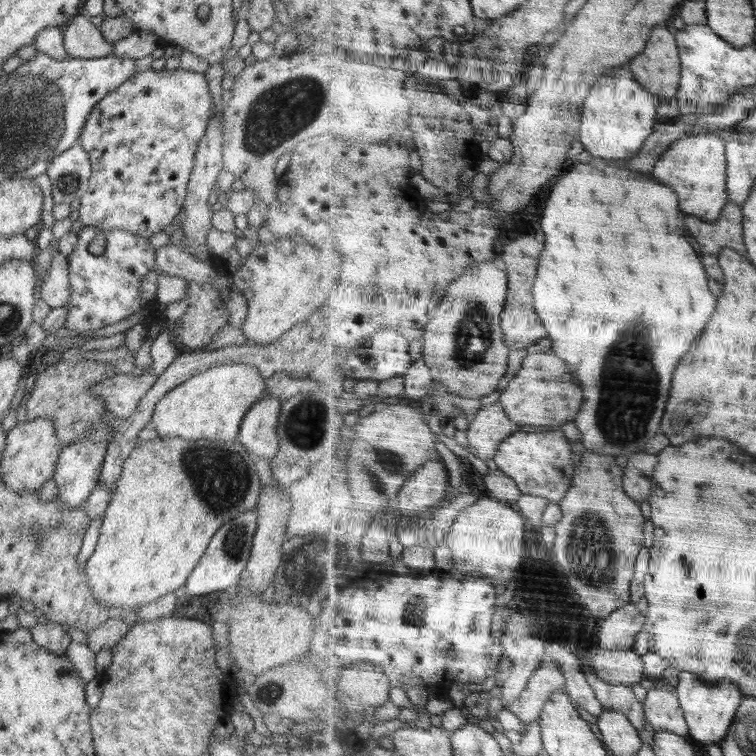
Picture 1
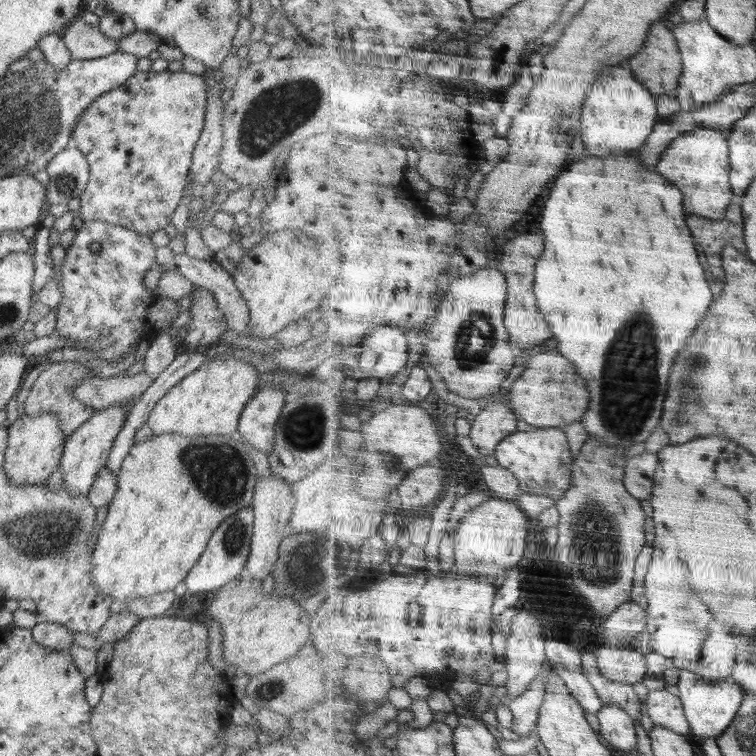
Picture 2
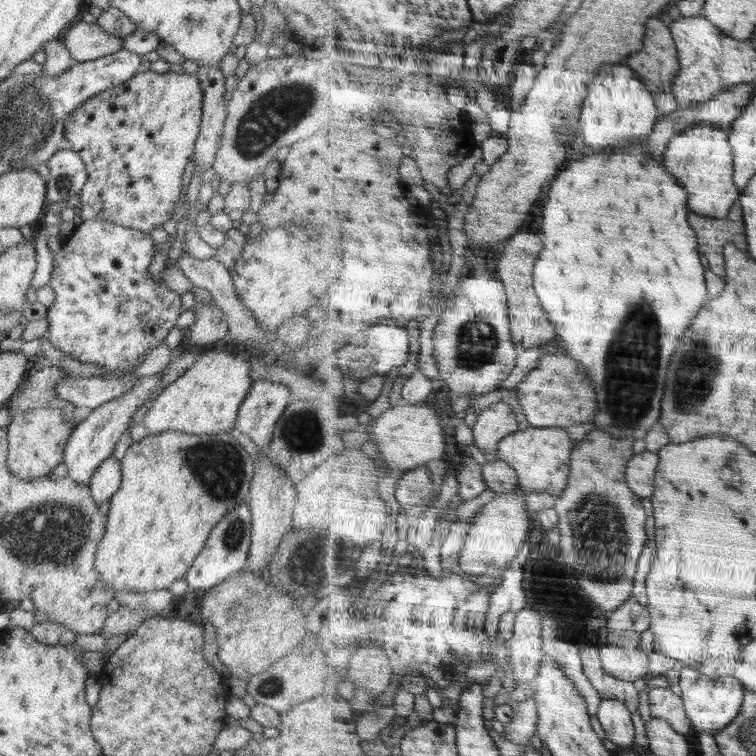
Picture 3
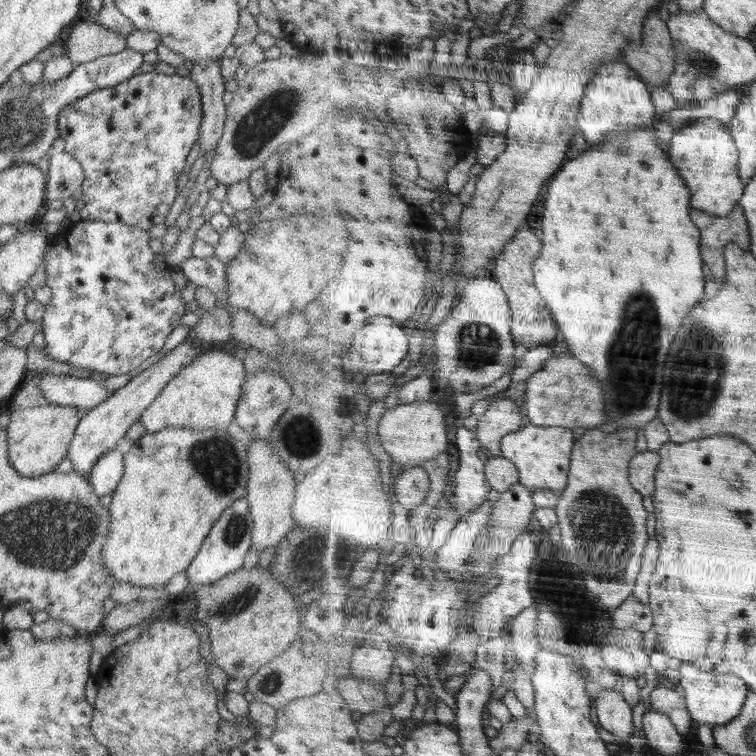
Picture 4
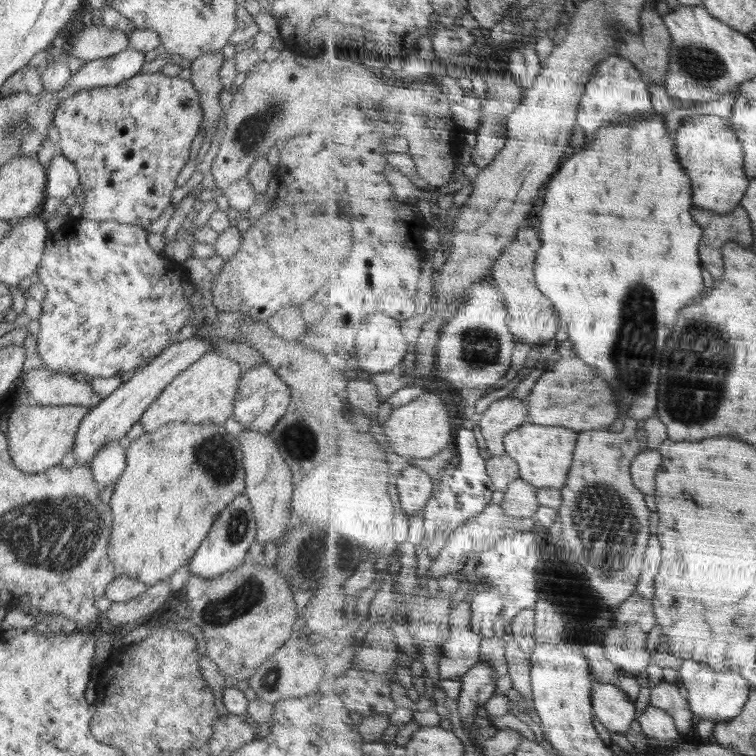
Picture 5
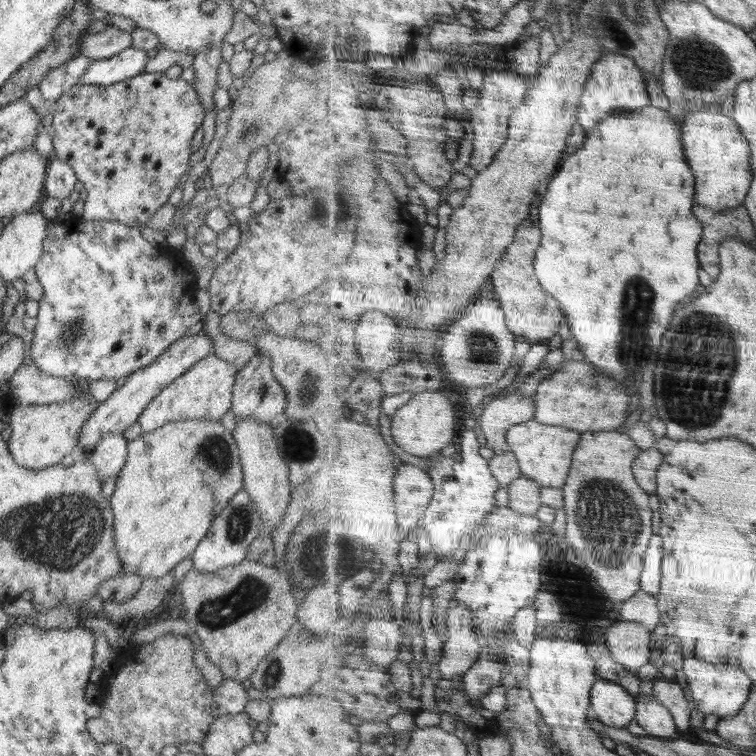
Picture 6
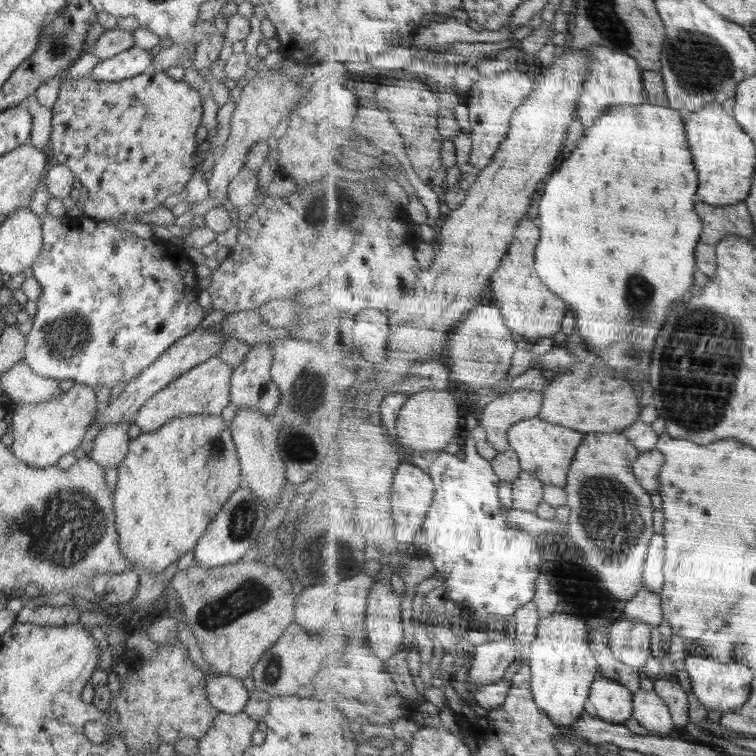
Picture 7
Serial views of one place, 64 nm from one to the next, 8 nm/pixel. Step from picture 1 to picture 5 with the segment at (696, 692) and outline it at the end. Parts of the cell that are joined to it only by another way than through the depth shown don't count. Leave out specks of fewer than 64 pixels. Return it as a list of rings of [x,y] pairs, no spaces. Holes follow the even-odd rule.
[[[685,659],[680,670],[682,681],[689,693],[689,701],[692,702],[692,710],[702,719],[730,721],[739,717],[748,704],[754,687],[741,672],[735,670],[713,669],[706,663]]]

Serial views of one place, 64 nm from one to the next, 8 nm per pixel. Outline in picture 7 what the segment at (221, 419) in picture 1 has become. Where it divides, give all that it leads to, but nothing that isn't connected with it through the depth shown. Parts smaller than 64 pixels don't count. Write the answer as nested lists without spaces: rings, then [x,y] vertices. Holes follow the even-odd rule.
[[[219,357],[194,365],[194,368],[149,398],[137,412],[135,424],[140,426],[142,433],[149,433],[159,429],[173,418],[190,415],[220,415],[230,401],[232,372],[234,372],[233,368]]]

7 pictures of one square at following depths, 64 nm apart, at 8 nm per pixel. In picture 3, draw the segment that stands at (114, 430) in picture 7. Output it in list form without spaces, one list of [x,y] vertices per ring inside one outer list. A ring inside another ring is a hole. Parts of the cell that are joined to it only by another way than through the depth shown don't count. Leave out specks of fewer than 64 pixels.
[[[112,455],[92,473],[88,484],[91,497],[99,505],[108,500],[119,489],[121,483],[121,466]]]

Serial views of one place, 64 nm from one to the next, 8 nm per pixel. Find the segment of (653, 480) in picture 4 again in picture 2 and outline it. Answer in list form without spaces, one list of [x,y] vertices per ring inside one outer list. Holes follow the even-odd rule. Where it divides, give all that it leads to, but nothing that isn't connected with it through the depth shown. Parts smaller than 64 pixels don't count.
[[[643,453],[629,460],[627,465],[628,490],[641,500],[651,499],[655,494],[655,478],[660,465],[658,454]]]

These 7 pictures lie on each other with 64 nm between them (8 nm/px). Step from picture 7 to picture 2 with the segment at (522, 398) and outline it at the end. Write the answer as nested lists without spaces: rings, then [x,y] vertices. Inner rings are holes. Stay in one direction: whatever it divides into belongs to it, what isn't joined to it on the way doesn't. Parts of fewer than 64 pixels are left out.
[[[507,402],[489,404],[473,423],[471,440],[482,456],[495,455],[500,443],[518,432],[518,416]]]

